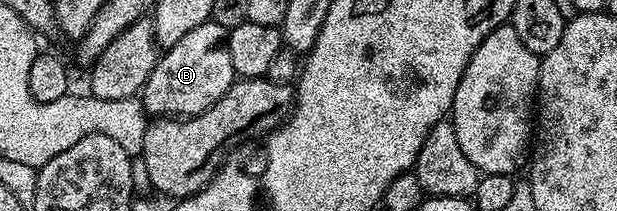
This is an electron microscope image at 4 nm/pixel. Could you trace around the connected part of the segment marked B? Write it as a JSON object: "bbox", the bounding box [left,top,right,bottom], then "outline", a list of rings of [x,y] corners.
{"bbox":[140,21,236,118],"outline":[[[209,21],[192,28],[184,40],[169,47],[152,68],[140,101],[147,115],[154,118],[191,118],[216,104],[236,81],[232,56],[228,56],[227,30]]]}

